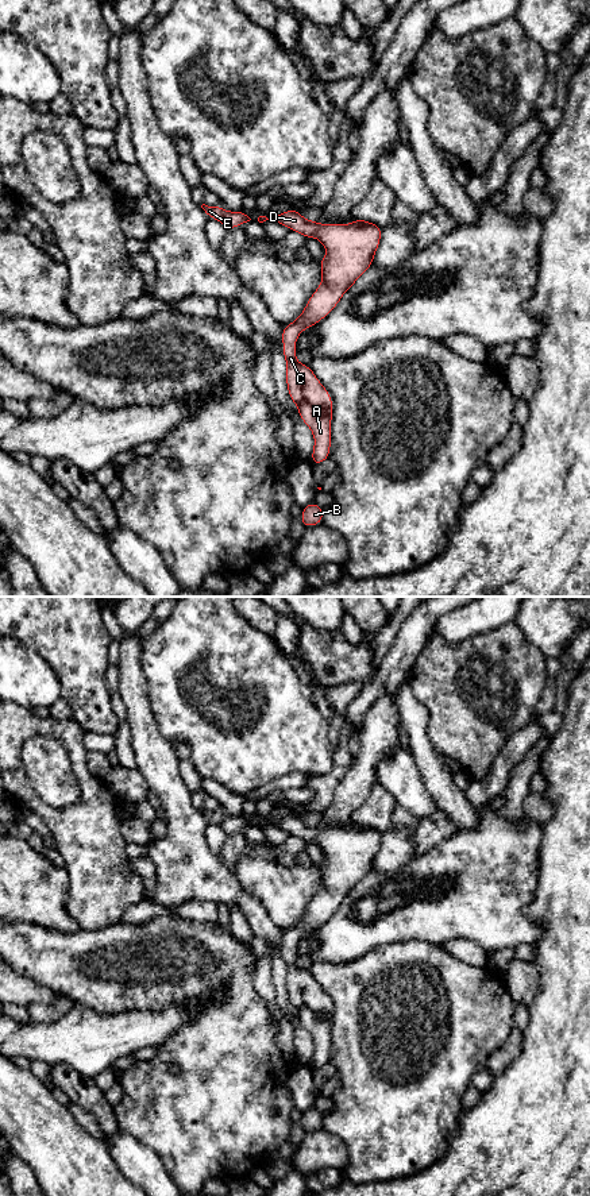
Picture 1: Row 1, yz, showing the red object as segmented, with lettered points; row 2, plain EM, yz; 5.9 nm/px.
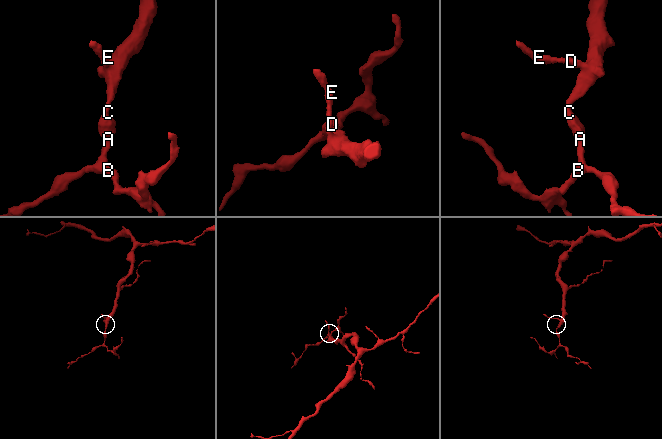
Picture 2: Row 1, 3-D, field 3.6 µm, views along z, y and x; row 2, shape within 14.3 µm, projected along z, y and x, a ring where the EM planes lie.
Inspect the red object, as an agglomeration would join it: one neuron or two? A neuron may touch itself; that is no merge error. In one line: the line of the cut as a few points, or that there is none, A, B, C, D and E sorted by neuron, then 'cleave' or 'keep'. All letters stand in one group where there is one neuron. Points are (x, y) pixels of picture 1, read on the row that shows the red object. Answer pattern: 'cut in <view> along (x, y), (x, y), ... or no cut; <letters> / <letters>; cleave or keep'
no cut; A B C D E; keep

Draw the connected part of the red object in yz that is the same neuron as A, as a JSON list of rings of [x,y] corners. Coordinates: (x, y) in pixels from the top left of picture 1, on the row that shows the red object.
[[[289,209],[270,219],[259,216],[258,221],[271,220],[305,238],[319,239],[327,251],[324,259],[317,261],[321,267],[321,285],[308,300],[304,312],[285,328],[282,328],[282,354],[286,359],[286,385],[292,401],[296,404],[301,420],[311,428],[315,437],[312,451],[312,466],[329,459],[331,448],[331,421],[332,421],[332,397],[320,383],[312,369],[301,364],[296,359],[296,346],[298,335],[308,327],[313,327],[321,319],[327,317],[338,305],[343,294],[356,282],[356,279],[373,265],[374,254],[379,246],[382,228],[371,221],[355,217],[352,224],[319,224],[316,220],[304,219],[297,209]]]

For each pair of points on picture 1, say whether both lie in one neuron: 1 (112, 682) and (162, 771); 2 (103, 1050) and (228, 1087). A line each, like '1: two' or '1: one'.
1: two
2: two

